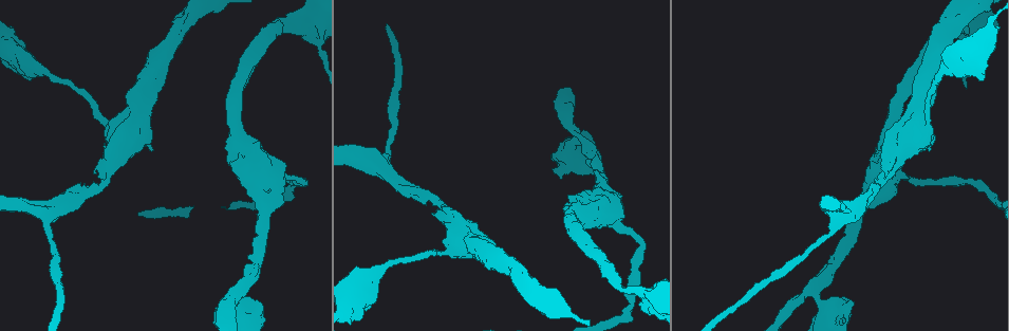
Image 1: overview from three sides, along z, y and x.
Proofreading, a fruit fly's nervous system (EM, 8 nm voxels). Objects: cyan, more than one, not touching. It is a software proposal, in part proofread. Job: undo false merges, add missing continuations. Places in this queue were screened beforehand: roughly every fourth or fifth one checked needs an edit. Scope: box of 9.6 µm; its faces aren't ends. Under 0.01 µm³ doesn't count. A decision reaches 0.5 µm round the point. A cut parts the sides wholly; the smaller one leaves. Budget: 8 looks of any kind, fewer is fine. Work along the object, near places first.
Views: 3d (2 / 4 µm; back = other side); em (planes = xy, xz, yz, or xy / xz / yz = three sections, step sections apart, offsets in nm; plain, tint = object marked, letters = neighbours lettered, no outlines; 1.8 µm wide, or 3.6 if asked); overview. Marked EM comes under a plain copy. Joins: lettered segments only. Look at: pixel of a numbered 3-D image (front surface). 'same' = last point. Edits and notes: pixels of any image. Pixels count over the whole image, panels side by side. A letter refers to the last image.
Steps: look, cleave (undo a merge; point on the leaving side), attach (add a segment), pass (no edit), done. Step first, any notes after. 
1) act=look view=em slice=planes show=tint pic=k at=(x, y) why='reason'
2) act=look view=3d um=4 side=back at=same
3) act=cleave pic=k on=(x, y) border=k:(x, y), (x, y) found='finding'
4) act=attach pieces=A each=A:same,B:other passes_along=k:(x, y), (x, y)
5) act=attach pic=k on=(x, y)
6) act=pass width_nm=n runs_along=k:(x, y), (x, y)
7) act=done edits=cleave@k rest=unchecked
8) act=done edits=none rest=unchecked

act=look view=em slice=xy step=4 show=letters pic=1 at=(239, 293) why='calibre changes'

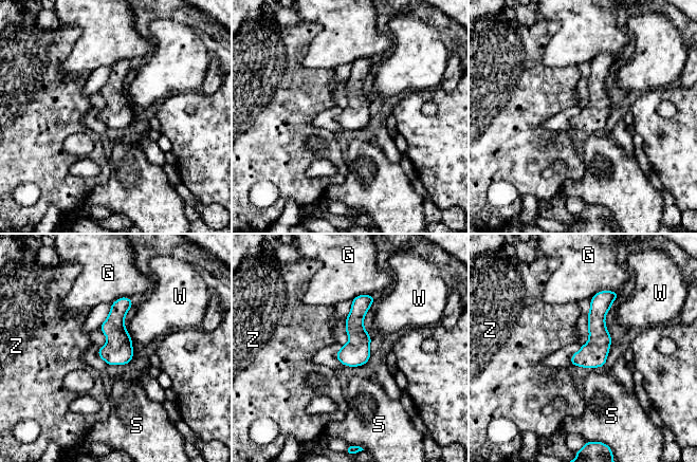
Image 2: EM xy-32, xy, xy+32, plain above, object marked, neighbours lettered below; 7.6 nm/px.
act=pass each=G:other,S:other,W:other,Z:other runs_along=2:(611, 294), (574, 363) found='all the same neuron'

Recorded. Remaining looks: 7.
act=look view=em um=3.6 slice=planes show=letters pic=1 at=(261, 180) why='calibre changes'

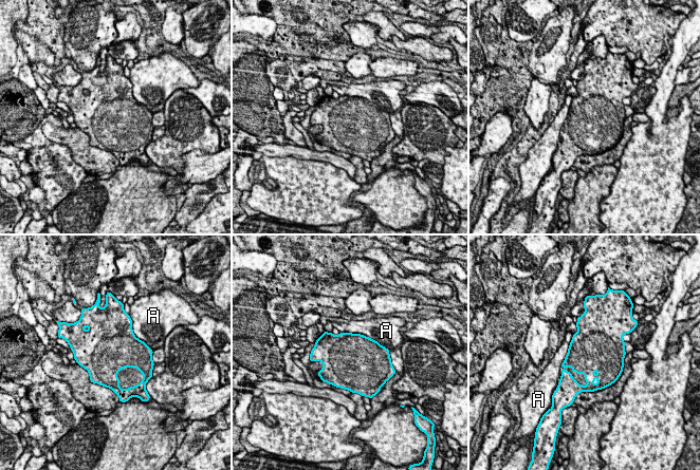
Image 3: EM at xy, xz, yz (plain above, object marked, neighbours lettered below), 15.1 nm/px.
act=pass width_nm=850 each=A:other border=3:(339, 332), (363, 334), (386, 349) found='all the same neuron'

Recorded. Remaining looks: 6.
act=look view=em um=3.6 slice=xz step=16 show=tint pic=1 at=(307, 22)

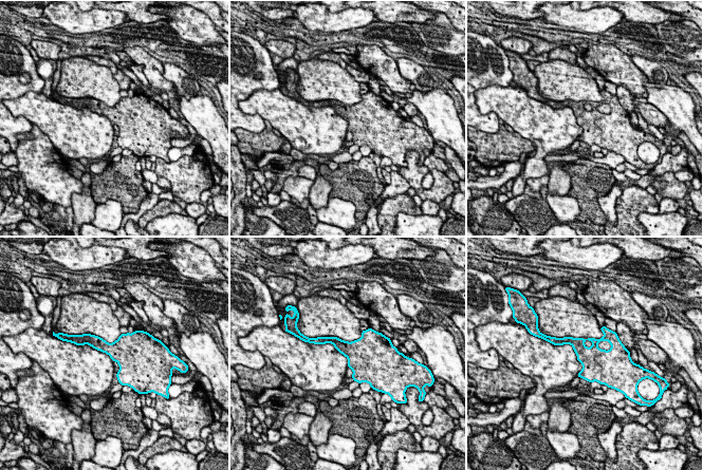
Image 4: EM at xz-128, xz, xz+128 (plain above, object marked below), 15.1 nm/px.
act=look view=em um=3.6 slice=planes show=letters at=same

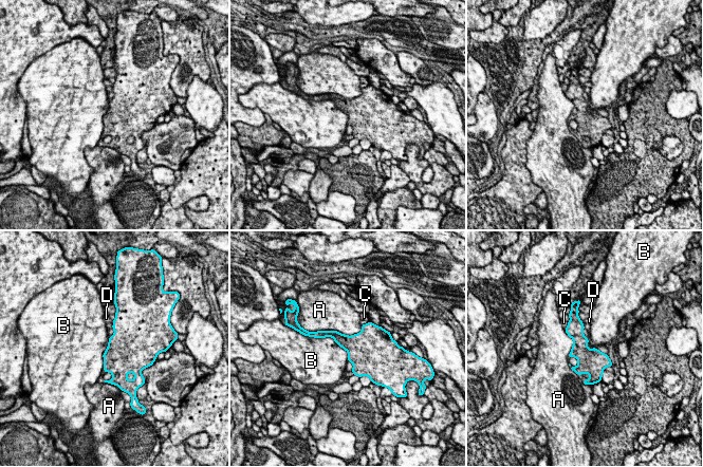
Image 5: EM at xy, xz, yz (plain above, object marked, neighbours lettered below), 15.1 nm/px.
act=pass longest_contact=A:700nm each=A:other,B:other,C:other,D:other border=5:(314, 336), (331, 337), (348, 360) found='continuous, no second neuron'

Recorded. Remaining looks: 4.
act=done edits=none rest=unchecked

